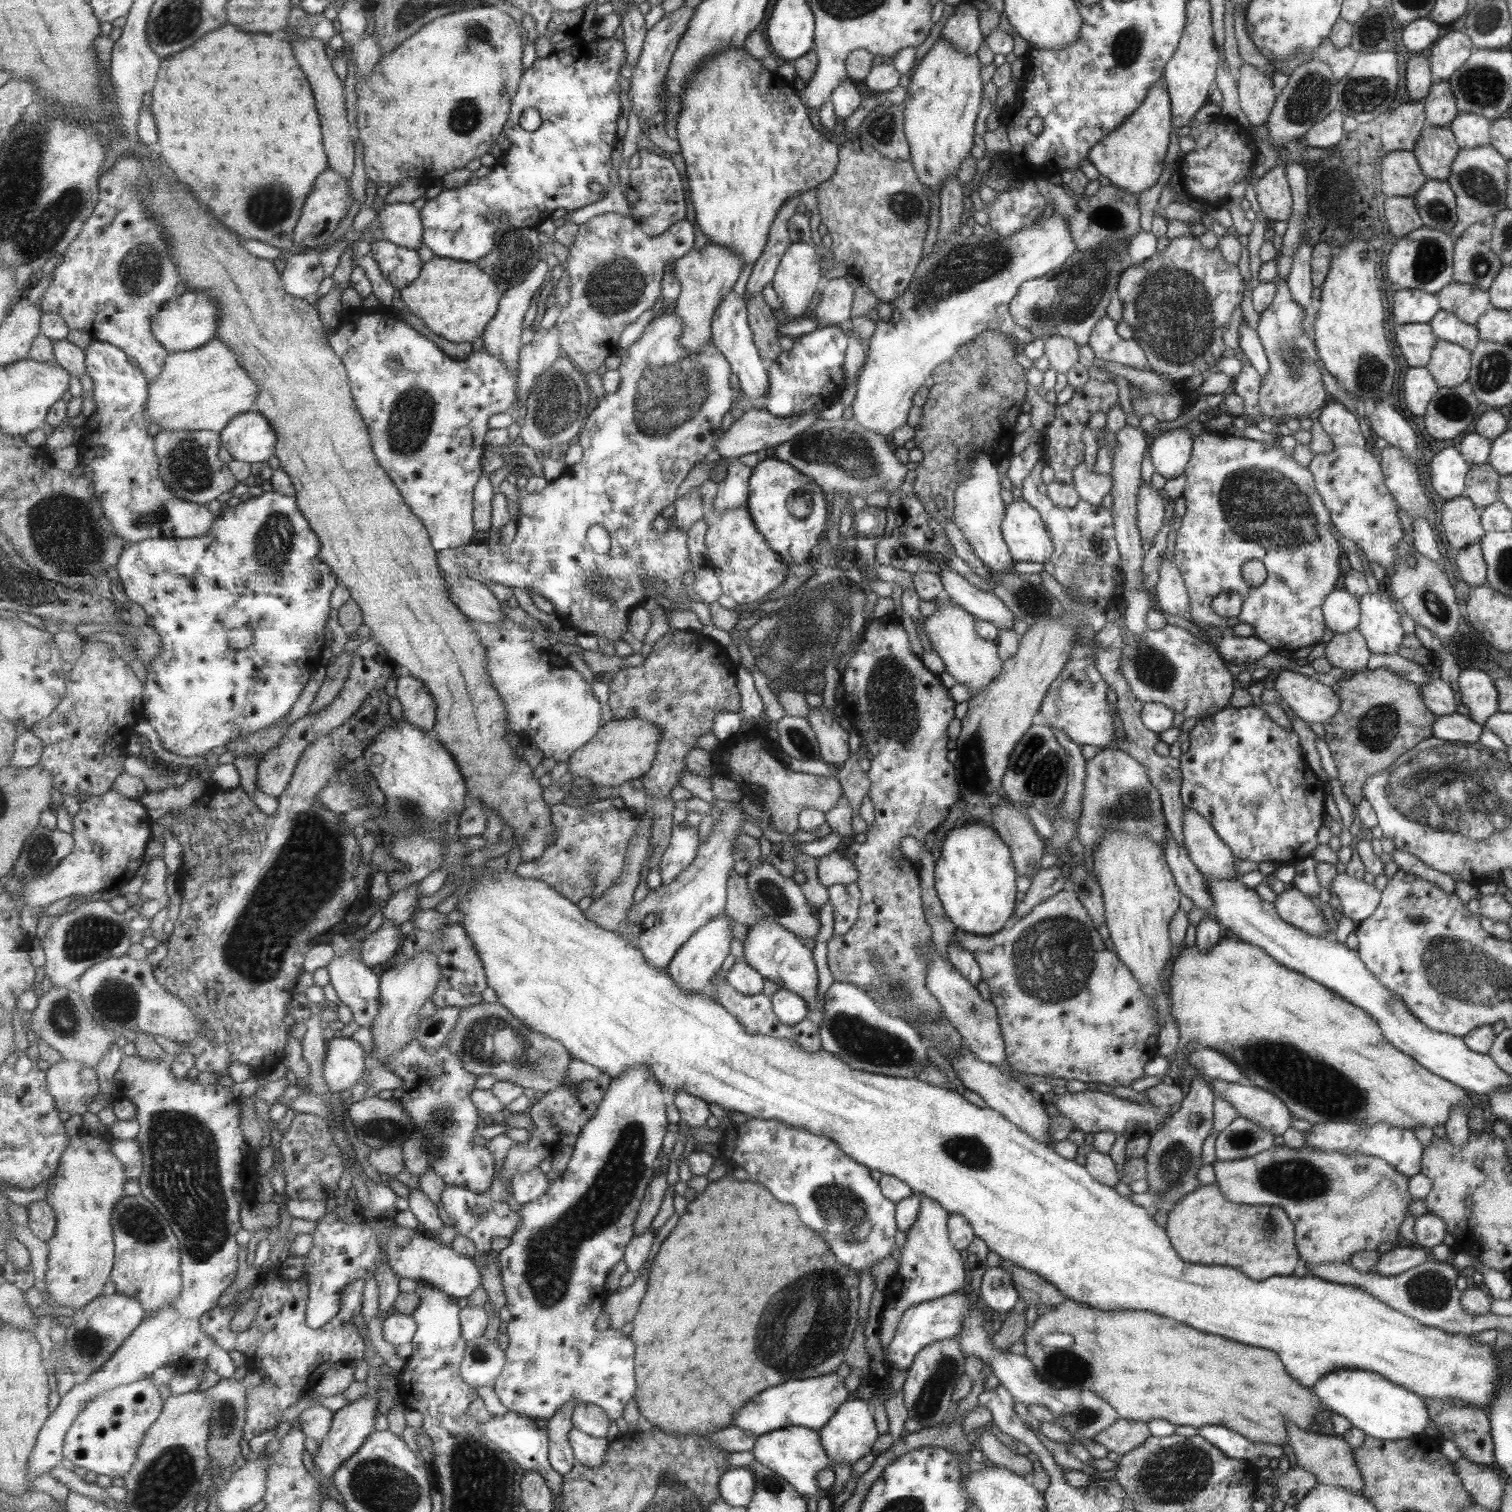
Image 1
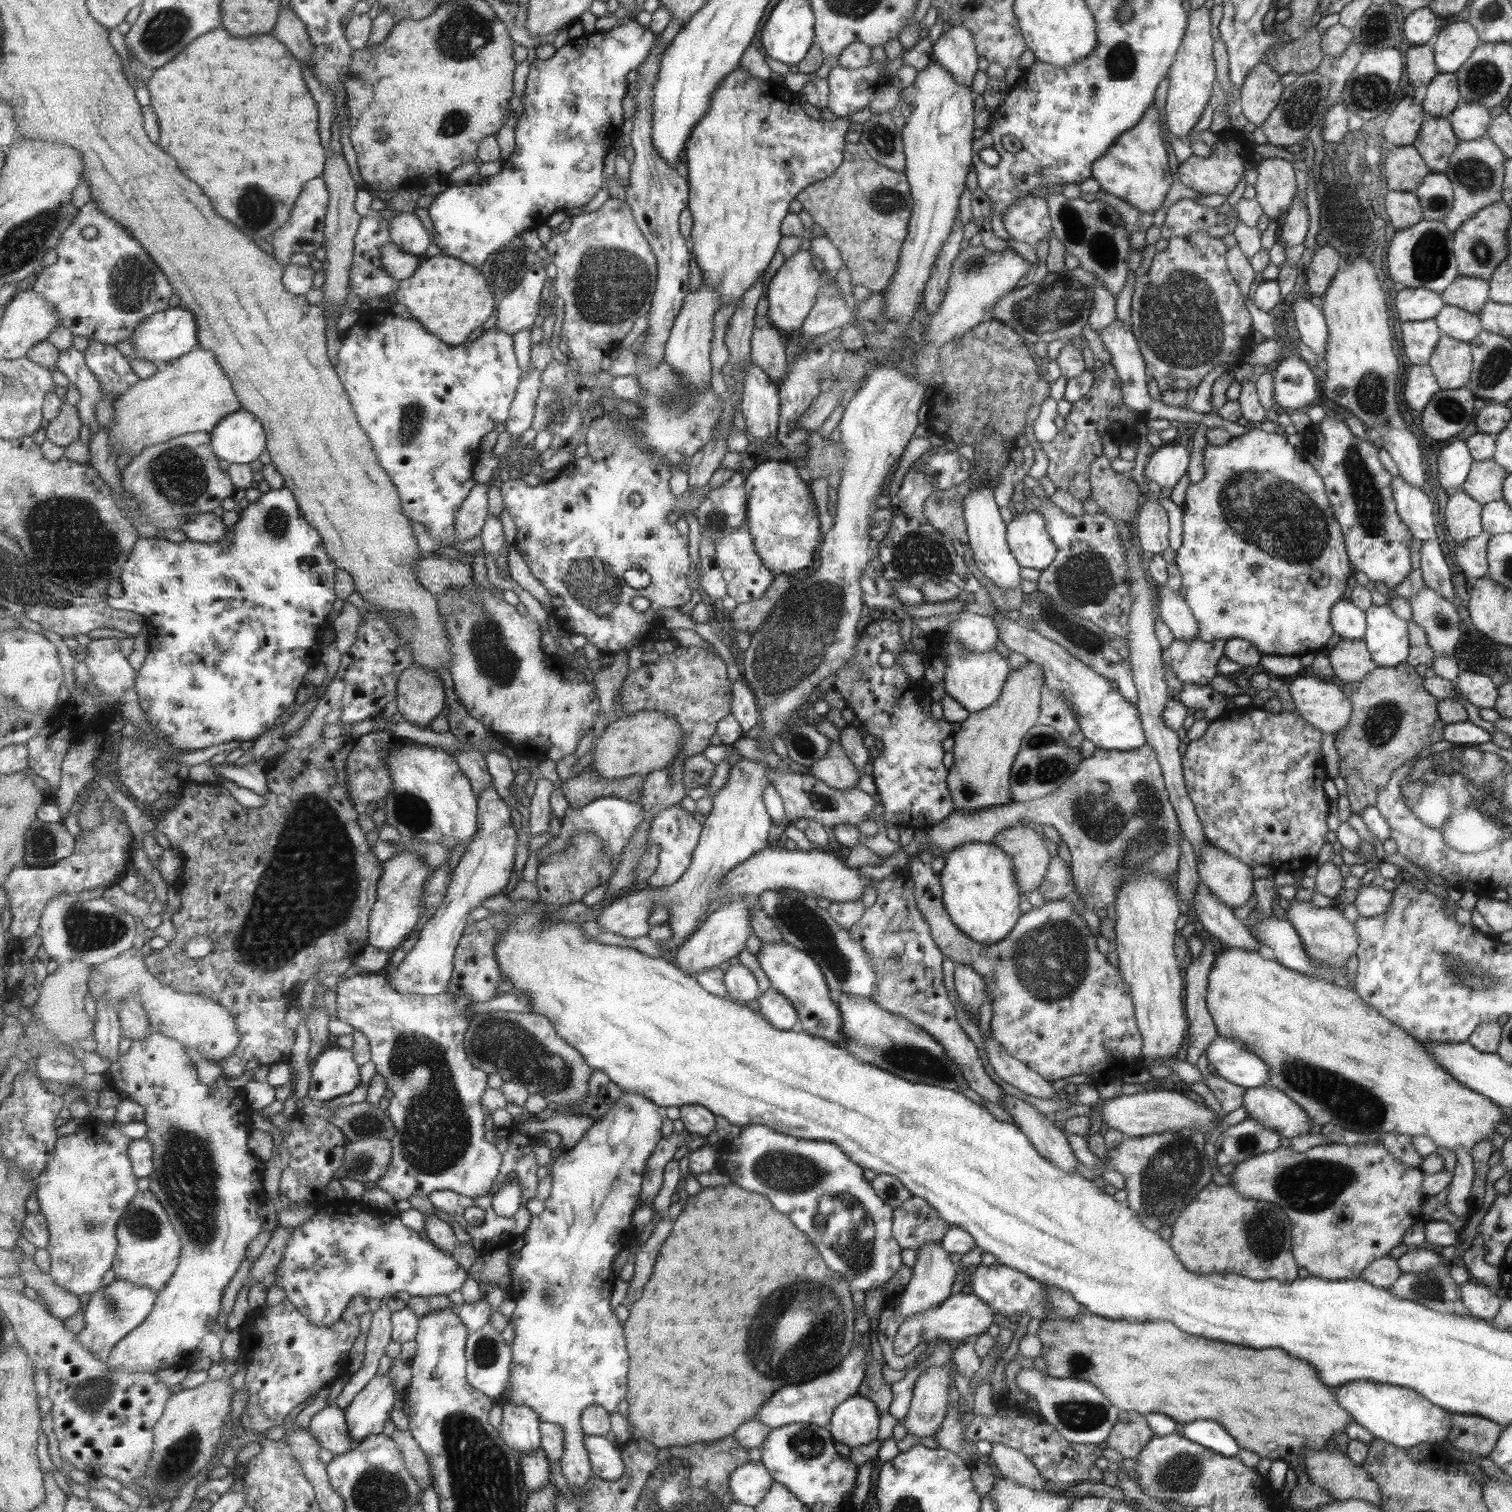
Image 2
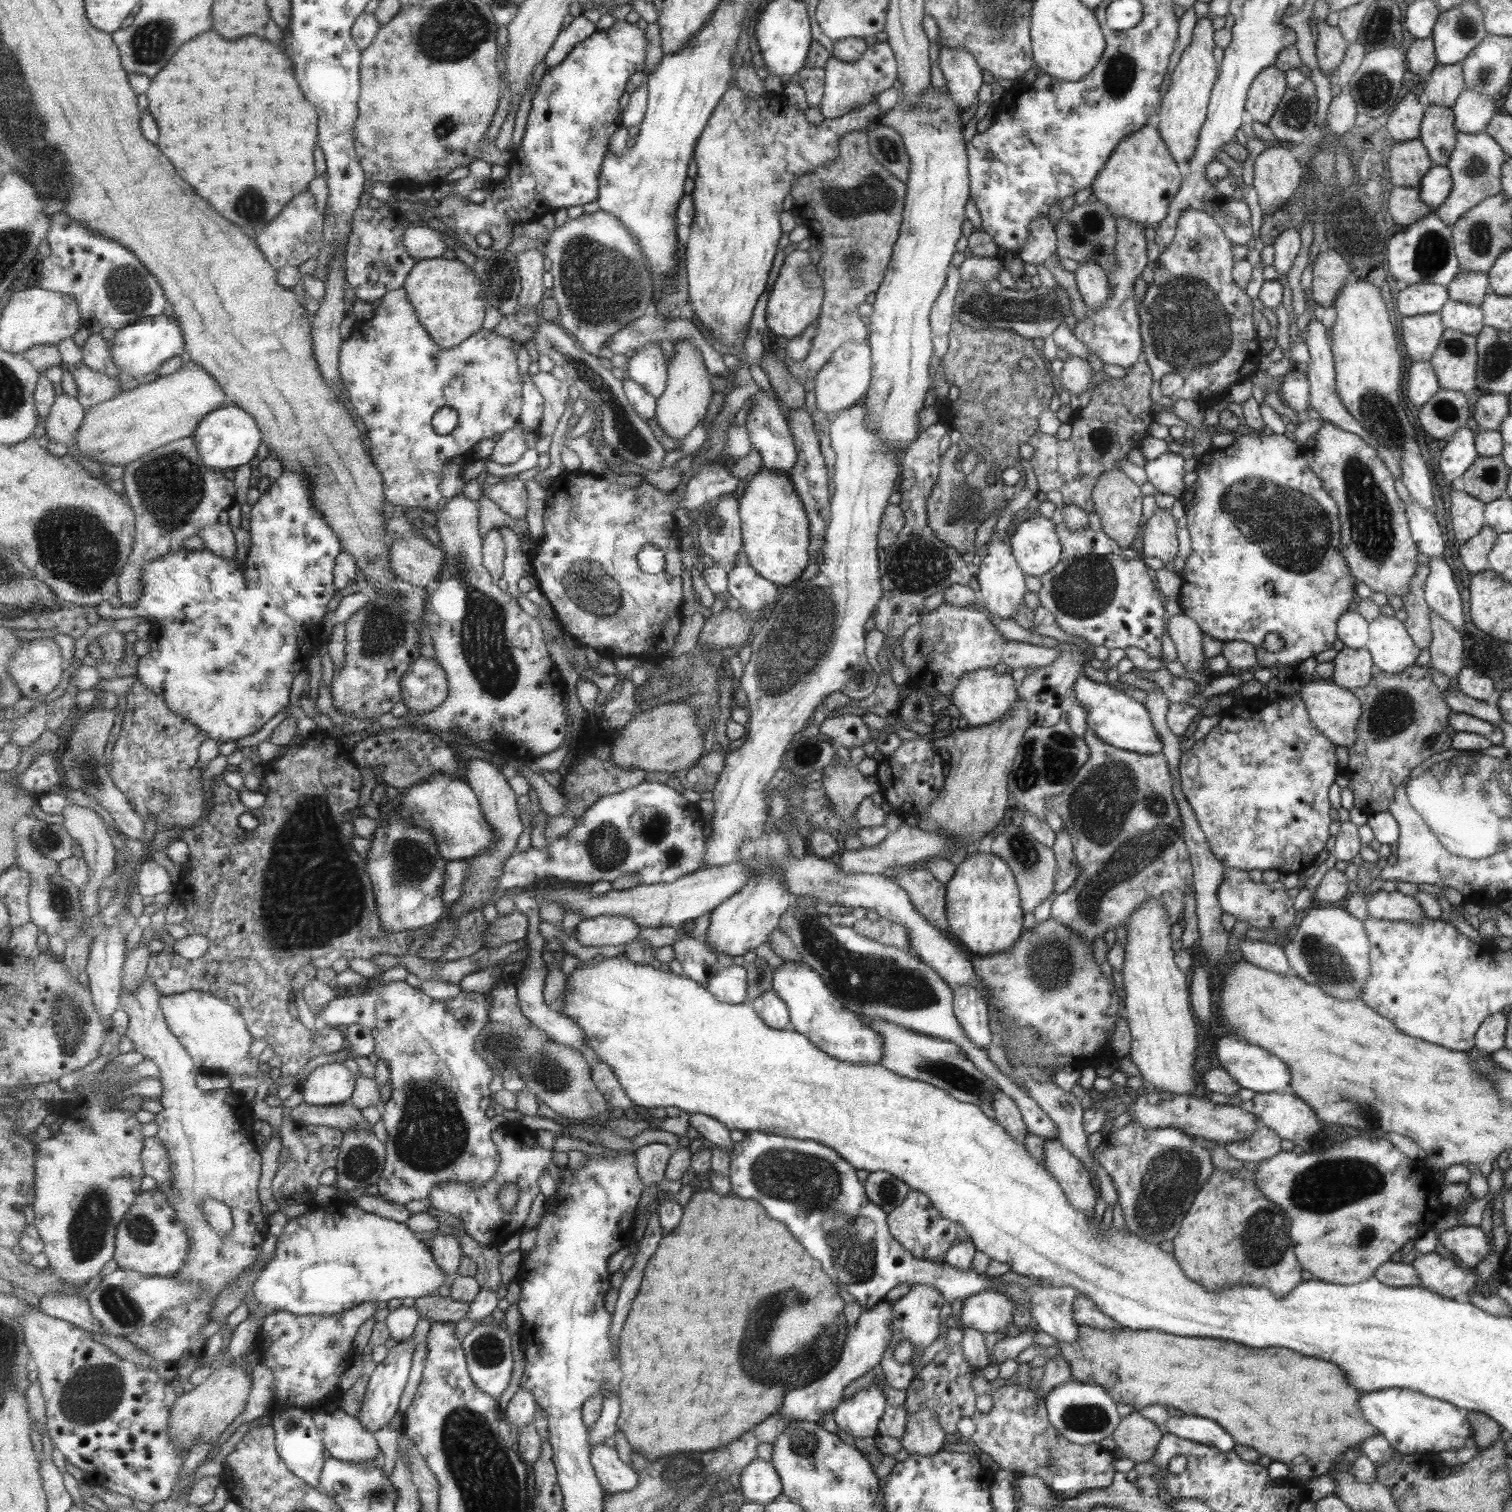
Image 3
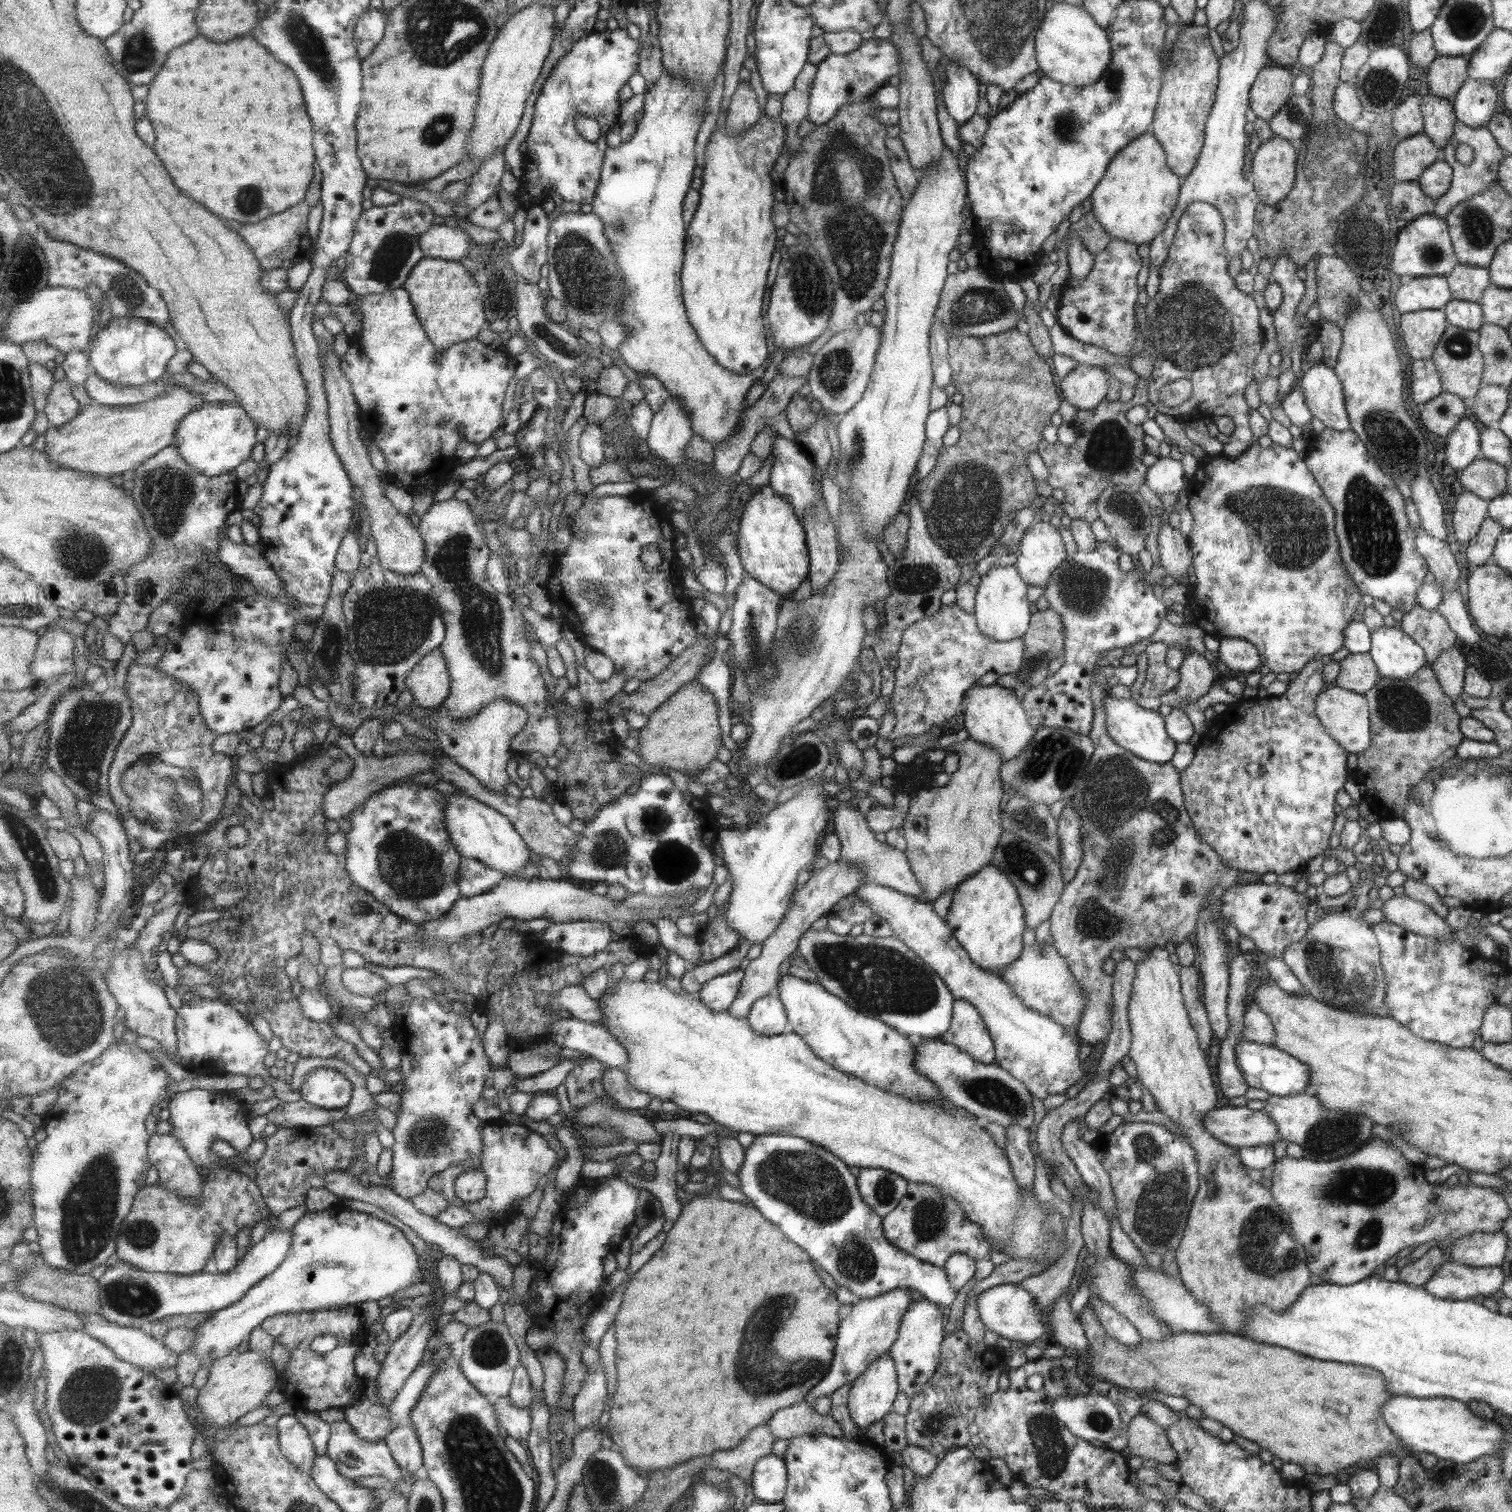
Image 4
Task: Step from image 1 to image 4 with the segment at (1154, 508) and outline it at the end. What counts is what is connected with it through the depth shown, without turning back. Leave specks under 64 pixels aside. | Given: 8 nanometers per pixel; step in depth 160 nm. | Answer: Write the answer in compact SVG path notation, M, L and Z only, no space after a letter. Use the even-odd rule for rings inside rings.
M1161 519L1157 532L1157 554L1159 563L1166 574L1172 576L1177 582L1185 584L1187 566L1191 562L1187 540L1169 526L1167 519Z

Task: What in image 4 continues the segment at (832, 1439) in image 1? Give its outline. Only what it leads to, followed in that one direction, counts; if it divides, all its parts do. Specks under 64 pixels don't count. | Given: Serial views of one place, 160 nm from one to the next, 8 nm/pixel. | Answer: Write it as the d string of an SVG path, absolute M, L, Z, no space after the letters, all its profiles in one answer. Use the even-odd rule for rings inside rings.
M889 1354L879 1357L851 1383L846 1407L860 1431L882 1420L893 1409L893 1402L899 1394L894 1366Z

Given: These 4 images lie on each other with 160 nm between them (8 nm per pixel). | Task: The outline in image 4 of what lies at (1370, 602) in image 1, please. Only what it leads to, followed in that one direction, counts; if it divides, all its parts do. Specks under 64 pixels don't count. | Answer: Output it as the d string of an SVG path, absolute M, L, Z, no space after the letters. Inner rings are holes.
M1381 625L1370 632L1368 653L1379 676L1403 680L1423 668L1421 648L1400 628Z

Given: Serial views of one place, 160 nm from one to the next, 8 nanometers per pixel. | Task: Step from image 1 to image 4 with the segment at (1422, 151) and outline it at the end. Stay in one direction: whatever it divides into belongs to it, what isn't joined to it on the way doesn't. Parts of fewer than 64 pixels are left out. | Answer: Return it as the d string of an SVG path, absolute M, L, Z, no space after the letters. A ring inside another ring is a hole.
M1430 93L1422 96L1423 132L1441 152L1454 134L1454 115L1451 99L1439 98Z

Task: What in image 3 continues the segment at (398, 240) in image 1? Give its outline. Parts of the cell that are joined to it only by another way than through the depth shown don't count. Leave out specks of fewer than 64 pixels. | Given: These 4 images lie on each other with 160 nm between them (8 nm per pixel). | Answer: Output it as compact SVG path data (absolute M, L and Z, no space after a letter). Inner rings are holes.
M412 224L405 231L403 237L409 256L417 261L428 258L441 258L447 250L447 244L441 235L441 231L425 226Z

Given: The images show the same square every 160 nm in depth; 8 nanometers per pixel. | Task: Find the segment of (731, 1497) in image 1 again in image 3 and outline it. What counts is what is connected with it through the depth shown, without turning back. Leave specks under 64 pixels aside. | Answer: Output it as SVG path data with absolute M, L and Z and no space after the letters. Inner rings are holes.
M757 1458L743 1469L741 1486L746 1502L760 1505L770 1503L782 1492L782 1485L774 1464Z

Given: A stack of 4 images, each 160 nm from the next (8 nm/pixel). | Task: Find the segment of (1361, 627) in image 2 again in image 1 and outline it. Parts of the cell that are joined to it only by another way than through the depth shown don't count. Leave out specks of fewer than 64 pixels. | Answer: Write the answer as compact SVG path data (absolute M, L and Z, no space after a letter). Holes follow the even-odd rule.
M1345 589L1331 590L1323 599L1321 612L1326 628L1332 633L1349 632L1359 620L1358 600Z

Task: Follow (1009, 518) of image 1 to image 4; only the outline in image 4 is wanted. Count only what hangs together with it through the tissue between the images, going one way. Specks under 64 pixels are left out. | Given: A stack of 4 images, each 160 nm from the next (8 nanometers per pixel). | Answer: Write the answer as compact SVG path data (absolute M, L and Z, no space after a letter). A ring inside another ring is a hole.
M1031 522L1019 539L1018 555L1015 559L1020 577L1031 586L1045 588L1053 570L1065 558L1063 542L1053 525L1047 522Z

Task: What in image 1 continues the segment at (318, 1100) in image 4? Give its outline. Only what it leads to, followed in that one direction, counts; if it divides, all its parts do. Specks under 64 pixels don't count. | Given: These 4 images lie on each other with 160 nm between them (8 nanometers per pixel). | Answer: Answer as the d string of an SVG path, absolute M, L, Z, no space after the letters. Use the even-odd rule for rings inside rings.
M334 1036L326 1050L325 1078L336 1094L365 1076L365 1050L351 1037Z

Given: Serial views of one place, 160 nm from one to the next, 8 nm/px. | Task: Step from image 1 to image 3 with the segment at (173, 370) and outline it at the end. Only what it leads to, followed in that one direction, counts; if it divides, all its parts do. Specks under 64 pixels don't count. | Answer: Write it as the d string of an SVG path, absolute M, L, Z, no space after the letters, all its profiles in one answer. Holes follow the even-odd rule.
M184 359L184 365L173 374L160 376L151 384L140 384L137 388L123 392L109 400L87 409L83 425L76 438L77 449L94 461L115 466L127 466L139 460L152 450L161 448L180 438L187 438L197 433L201 421L211 415L211 412L230 405L230 400L225 394L221 384L201 366L195 362Z

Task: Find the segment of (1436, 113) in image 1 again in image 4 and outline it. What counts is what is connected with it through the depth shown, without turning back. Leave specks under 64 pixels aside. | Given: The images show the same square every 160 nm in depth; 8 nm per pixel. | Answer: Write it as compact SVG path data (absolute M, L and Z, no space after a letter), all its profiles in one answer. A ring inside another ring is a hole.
M1441 56L1425 68L1428 92L1439 98L1451 99L1467 76L1468 57Z

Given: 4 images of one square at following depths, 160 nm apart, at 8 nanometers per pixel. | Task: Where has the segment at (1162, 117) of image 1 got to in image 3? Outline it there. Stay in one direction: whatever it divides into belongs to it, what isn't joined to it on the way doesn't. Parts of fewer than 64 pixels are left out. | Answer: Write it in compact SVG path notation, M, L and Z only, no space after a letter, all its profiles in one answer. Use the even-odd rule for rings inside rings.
M1152 121L1127 135L1118 142L1106 165L1090 184L1092 194L1110 210L1113 218L1141 223L1143 230L1166 217L1169 200L1174 198L1179 184L1182 184L1181 174L1161 139Z

